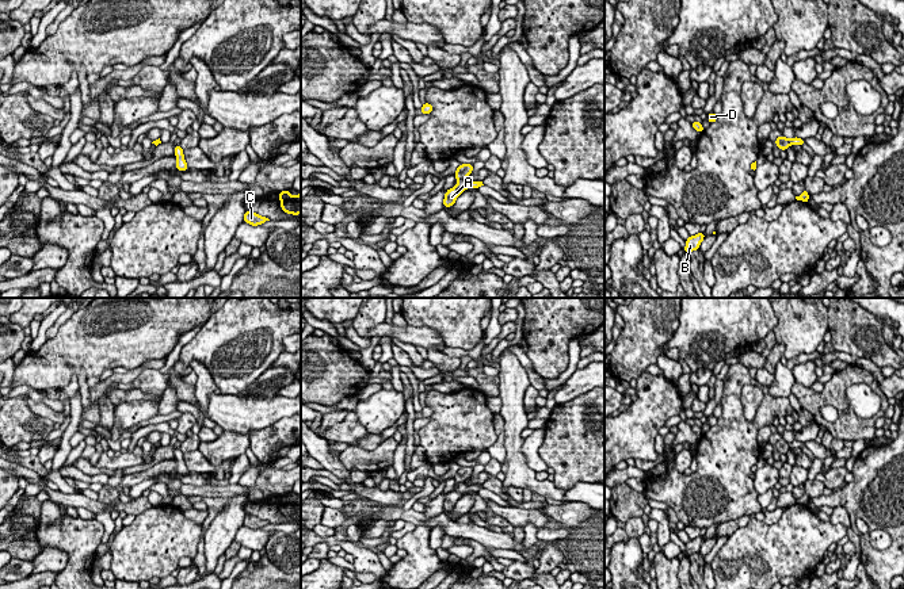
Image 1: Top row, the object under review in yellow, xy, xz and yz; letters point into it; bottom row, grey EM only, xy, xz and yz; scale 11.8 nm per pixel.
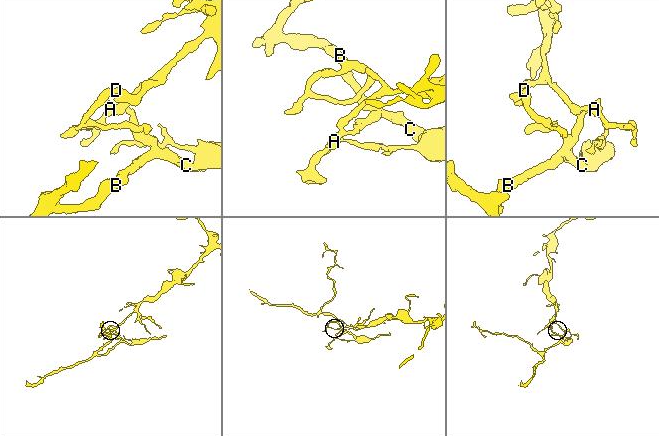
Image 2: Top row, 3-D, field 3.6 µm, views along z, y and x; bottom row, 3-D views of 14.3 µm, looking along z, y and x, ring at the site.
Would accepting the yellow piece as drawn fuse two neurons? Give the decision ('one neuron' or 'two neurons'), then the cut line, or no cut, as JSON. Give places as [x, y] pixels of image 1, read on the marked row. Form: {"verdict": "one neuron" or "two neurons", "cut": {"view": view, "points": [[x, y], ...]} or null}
{"verdict": "two neurons", "cut": {"view": "xz", "points": [[464, 178], [458, 180]]}}

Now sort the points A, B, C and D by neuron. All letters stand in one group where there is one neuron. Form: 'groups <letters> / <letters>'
groups A B C / D

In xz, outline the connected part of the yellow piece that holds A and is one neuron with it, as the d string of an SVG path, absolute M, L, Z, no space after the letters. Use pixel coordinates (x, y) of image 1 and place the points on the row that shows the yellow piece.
M459 179L457 186L446 191L443 206L447 209L451 207L465 190L470 187L478 190L481 186L484 186L482 181L466 181L465 179Z

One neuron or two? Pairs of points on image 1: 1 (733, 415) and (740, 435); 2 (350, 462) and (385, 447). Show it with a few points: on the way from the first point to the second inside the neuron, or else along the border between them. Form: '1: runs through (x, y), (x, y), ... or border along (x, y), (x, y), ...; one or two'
1: runs through (733, 420), (735, 429); one
2: runs through (358, 459), (373, 459), (377, 455); one

